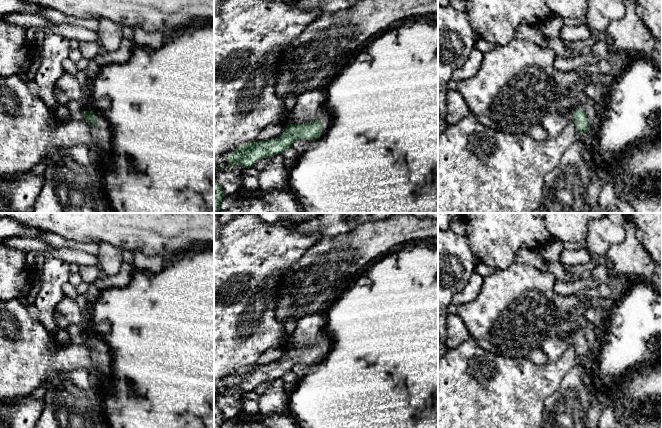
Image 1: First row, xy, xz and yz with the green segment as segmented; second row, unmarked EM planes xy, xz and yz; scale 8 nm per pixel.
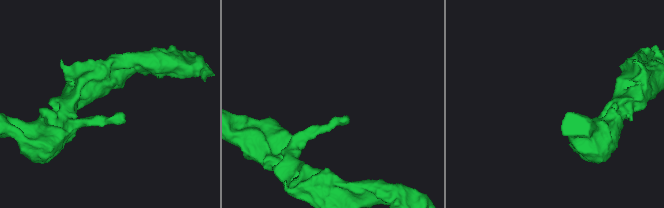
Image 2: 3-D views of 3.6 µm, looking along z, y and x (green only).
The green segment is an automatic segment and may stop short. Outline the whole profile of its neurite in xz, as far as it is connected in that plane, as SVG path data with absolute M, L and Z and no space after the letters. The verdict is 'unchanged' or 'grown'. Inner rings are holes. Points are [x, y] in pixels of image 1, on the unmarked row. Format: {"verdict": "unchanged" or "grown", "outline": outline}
{"verdict": "grown", "outline": "M326 309L304 316L294 324L295 329L291 340L297 344L306 345L306 348L286 349L286 354L279 362L246 367L225 380L229 389L222 392L214 392L214 428L221 428L224 422L222 410L216 406L215 397L217 395L233 389L243 390L244 392L253 391L262 382L282 378L286 373L292 371L296 364L313 364L318 363L322 359L322 348L319 341L326 325L325 313Z"}

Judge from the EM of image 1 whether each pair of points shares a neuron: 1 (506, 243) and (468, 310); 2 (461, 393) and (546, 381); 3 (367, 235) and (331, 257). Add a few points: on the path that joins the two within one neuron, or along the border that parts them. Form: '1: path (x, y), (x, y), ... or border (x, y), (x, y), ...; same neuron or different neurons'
1: border (514, 261), (507, 268), (498, 270); different neurons
2: path (482, 393), (510, 393), (516, 388), (525, 386); same neuron
3: path (358, 244), (349, 253), (340, 257); same neuron

